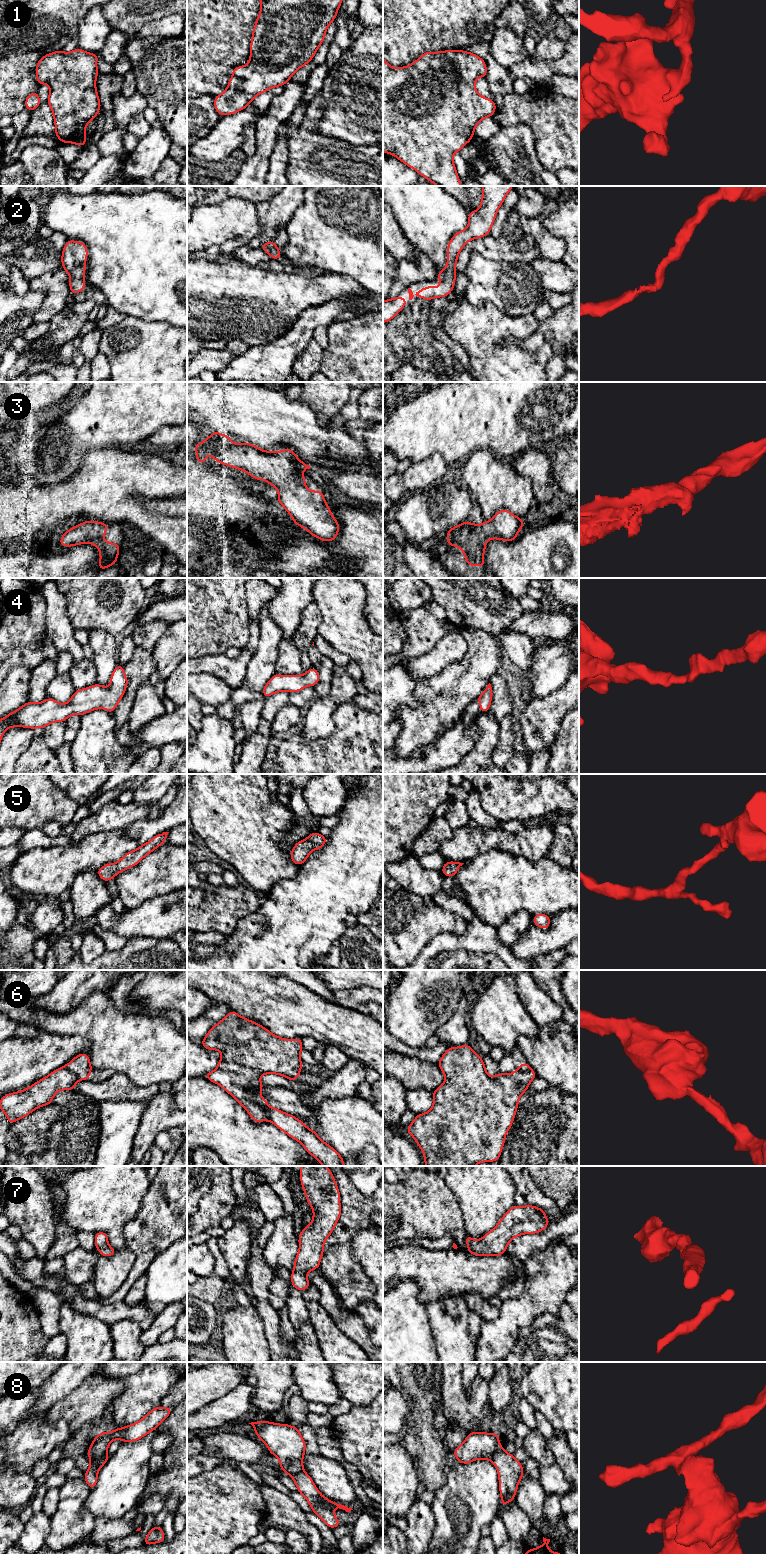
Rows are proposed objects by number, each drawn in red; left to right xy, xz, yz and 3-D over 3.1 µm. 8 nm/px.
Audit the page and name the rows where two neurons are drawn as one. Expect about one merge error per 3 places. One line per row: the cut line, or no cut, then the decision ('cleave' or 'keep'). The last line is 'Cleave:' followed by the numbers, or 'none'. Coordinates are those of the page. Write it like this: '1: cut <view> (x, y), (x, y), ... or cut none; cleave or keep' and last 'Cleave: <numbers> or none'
1: cut none; keep
2: cut none; keep
3: cut none; keep
4: cut none; keep
5: cut none; keep
6: cut xy (64, 1066), (79, 1079); cleave
7: cut none; keep
8: cut xy (106, 1452), (98, 1468); cleave
Cleave: 6, 8

